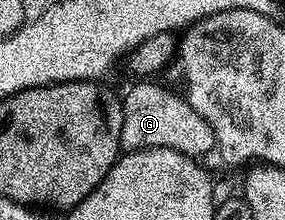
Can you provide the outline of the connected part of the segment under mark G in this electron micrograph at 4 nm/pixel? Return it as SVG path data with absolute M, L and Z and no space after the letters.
M153 80L134 81L134 86L123 94L122 151L171 148L198 160L204 159L204 154L212 155L217 137L211 124L207 124L207 120L203 120L203 116L199 116L199 112L195 112L195 108L191 108L191 104L180 93L175 94L155 83Z

